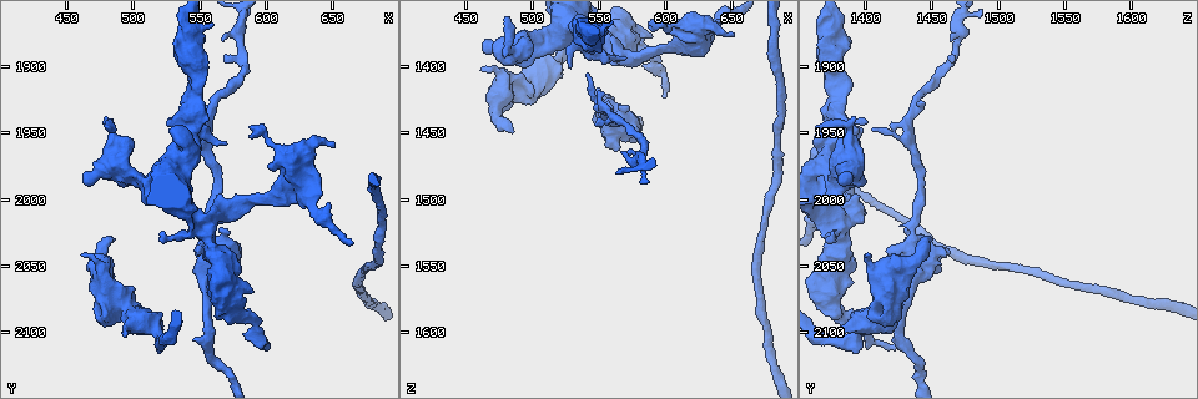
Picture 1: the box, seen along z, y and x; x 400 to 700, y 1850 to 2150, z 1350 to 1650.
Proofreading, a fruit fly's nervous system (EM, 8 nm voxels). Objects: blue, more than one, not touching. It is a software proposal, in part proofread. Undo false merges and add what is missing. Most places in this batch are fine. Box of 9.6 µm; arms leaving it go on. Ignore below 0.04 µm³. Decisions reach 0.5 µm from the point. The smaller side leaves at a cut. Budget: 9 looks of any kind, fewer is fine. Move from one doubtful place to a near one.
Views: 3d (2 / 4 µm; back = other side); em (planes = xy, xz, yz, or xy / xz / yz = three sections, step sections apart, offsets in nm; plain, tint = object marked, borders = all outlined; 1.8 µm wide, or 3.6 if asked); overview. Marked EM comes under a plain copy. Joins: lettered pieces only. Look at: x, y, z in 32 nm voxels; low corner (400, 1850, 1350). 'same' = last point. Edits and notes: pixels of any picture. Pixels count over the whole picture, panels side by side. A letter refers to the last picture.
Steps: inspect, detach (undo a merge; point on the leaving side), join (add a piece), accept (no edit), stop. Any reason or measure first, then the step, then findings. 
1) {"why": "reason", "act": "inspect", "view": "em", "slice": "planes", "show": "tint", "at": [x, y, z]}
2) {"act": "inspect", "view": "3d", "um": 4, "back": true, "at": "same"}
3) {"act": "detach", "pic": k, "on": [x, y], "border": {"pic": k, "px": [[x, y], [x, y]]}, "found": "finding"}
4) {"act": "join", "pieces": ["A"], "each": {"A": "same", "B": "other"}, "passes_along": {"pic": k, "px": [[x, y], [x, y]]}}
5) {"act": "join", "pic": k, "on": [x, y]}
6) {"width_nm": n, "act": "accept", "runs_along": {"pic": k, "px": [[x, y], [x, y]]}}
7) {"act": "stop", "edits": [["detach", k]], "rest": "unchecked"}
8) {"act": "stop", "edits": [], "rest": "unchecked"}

{"why": "branch stops here", "act": "inspect", "view": "em", "um": 3.6, "slice": "xy", "step": 8, "show": "borders", "at": [484, 2032, 1448]}

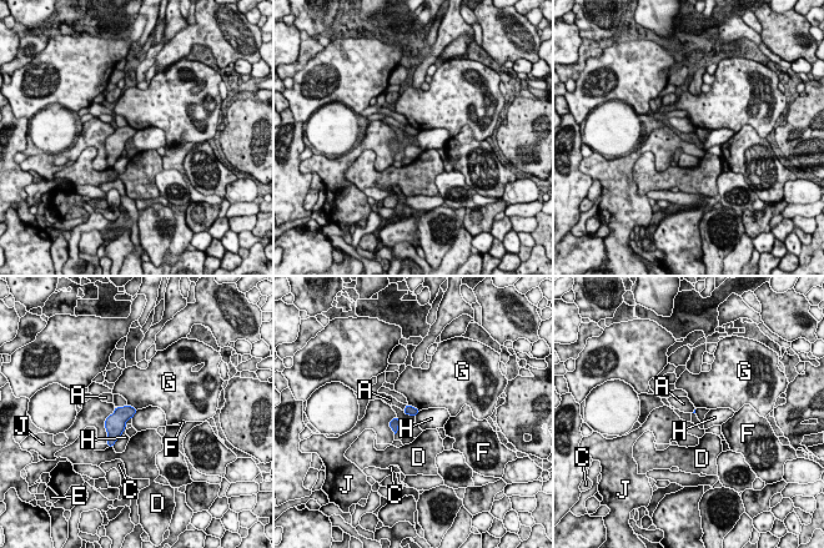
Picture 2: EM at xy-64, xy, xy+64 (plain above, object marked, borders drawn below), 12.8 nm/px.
{"why": "cut it another way", "act": "inspect", "view": "em", "um": 3.6, "slice": "planes", "show": "borders", "at": "same"}

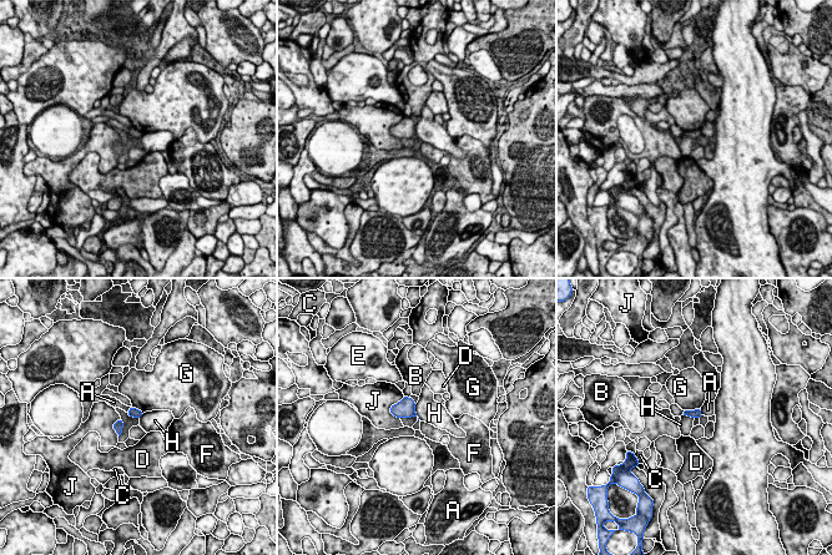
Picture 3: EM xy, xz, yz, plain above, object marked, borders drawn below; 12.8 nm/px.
{"longest_contact_nm": ["J", 320], "act": "accept", "each": {"A": "other", "B": "other", "C": "other", "D": "other", "E": "other", "F": "other", "G": "other", "H": "other", "J": "other"}, "found": "no lettered piece goes on from it"}

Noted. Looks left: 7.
{"why": "two arms at a narrow angle", "act": "inspect", "view": "em", "um": 3.6, "slice": "xz", "step": 8, "show": "tint", "at": [498, 2084, 1408]}

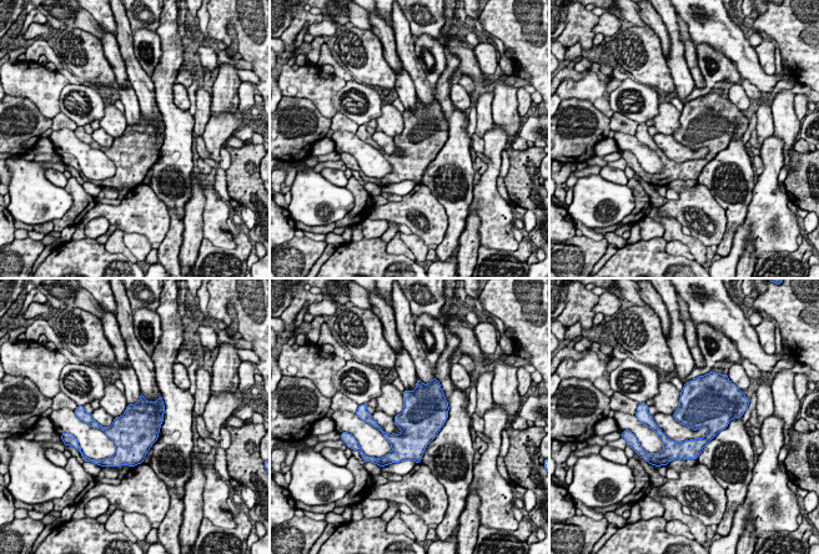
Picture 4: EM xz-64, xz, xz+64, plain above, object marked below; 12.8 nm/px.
{"why": "what lies round it", "act": "inspect", "view": "em", "um": 3.6, "slice": "xz", "step": 8, "show": "borders", "at": "same"}

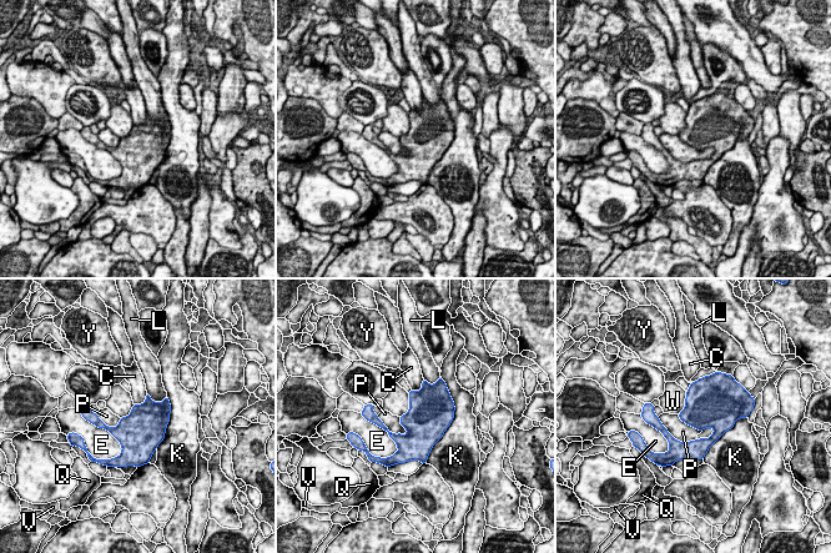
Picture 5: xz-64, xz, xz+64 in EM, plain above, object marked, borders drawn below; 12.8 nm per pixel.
{"width_nm": 460, "act": "accept", "each": {"C": "other", "E": "other", "K": "other", "L": "other", "P": "other", "Q": "other", "V": "other", "W": "other", "Y": "other"}, "border": {"pic": 5, "px": [[146, 392], [146, 398], [134, 405]]}, "found": "all the same neuron"}

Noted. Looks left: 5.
{"why": "free end", "act": "inspect", "view": "em", "slice": "yz", "step": 16, "show": "borders", "at": [588, 1954, 1370]}

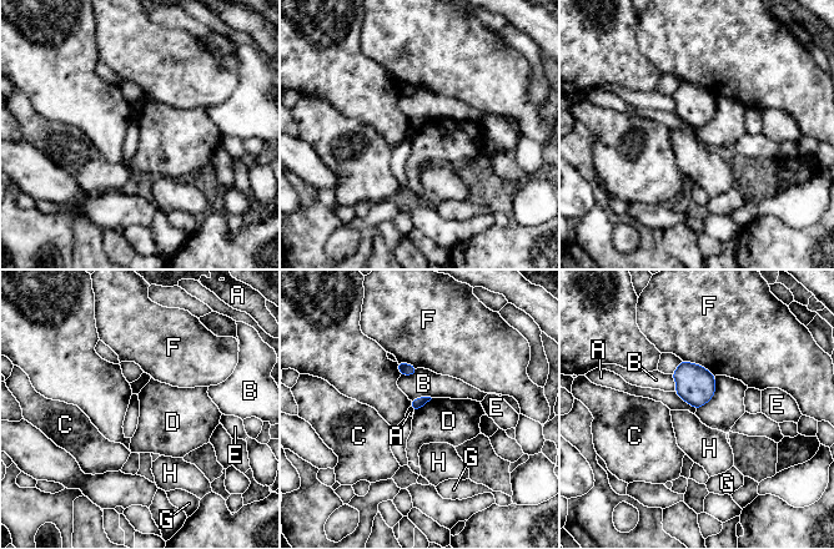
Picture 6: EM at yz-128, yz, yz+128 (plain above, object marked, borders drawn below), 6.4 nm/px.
{"why": "cut it another way", "act": "inspect", "view": "em", "slice": "xy", "step": 4, "show": "borders", "at": "same"}

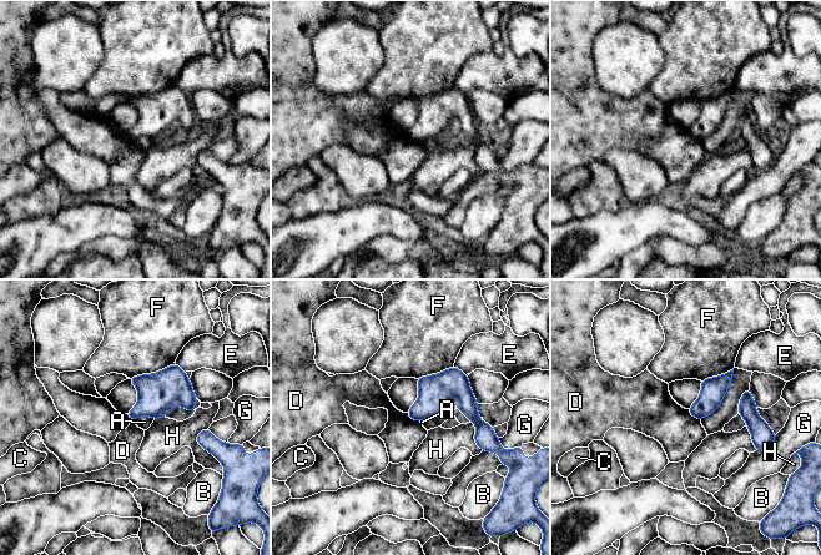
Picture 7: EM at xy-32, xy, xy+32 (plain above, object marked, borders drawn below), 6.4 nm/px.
{"act": "accept", "each": {"A": "other", "B": "other", "C": "other", "D": "other", "E": "other", "F": "other", "G": "other", "H": "other"}, "border": {"pic": 7, "px": [[688, 409], [700, 420]]}, "found": "no lettered piece goes on from it"}

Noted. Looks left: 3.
{"why": "sudden change in width", "act": "inspect", "view": "3d", "um": 4, "at": [544, 2018, 1372]}

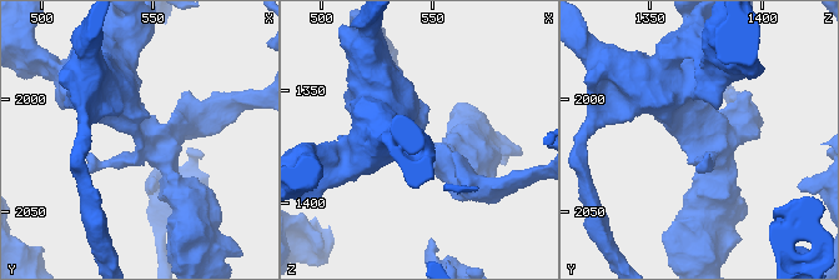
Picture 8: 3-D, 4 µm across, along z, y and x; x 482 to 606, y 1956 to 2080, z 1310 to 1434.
{"act": "inspect", "view": "em", "slice": "planes", "show": "borders", "at": [546, 2018, 1373]}

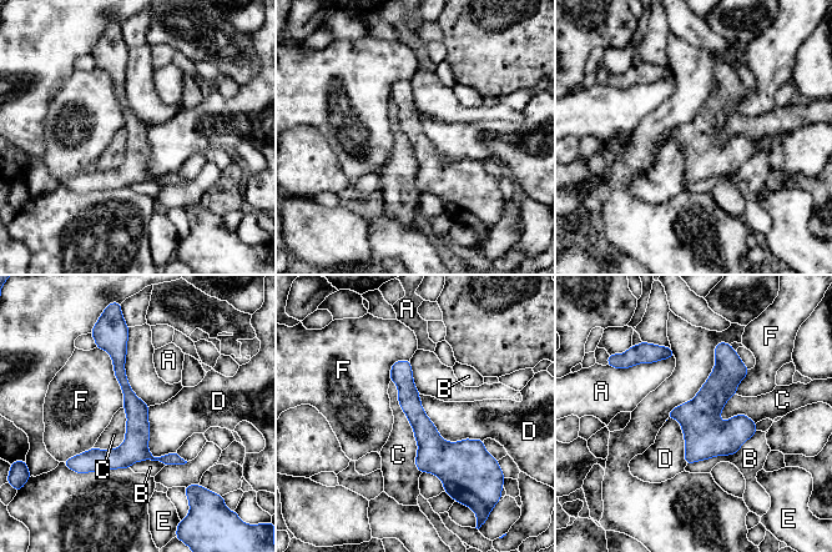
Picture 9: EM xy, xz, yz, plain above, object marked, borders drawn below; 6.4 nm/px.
{"act": "accept", "each": {"A": "other", "B": "other", "C": "other", "D": "other", "E": "other", "F": "other"}, "border": {"pic": 9, "px": [[391, 380], [422, 472]]}, "found": "all the same neuron"}

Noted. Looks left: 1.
{"act": "stop", "edits": [], "rest": "unchecked"}

